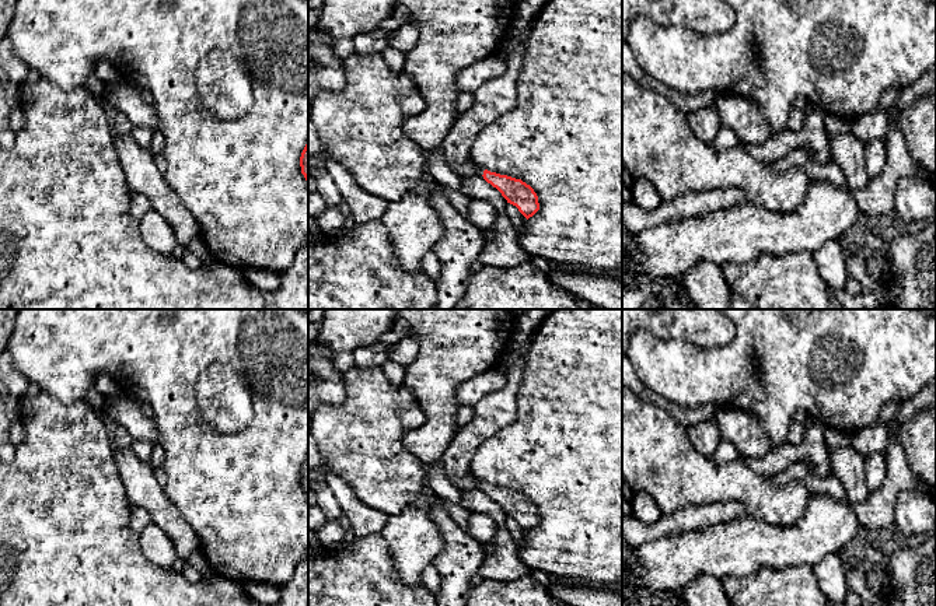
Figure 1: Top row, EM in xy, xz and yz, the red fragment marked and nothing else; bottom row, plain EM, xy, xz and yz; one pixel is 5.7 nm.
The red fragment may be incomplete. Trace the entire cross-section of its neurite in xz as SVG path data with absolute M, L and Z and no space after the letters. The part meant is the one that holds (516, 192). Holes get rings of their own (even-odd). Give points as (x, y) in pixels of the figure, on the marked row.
M467 160L464 164L451 168L461 179L468 175L478 174L488 183L496 188L507 203L516 206L518 211L528 220L539 210L538 196L534 189L523 182L507 175L500 175L490 172L471 160Z

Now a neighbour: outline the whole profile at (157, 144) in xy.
M156 130L153 133L153 139L151 139L149 150L153 153L153 155L158 155L164 153L164 147L165 147L165 139L163 132Z

